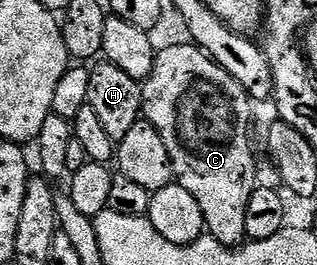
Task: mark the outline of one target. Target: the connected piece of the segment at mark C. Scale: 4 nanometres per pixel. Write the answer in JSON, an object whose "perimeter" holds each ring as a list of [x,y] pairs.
{"perimeter":[[[192,43],[184,44],[169,45],[166,49],[158,48],[156,50],[153,58],[153,70],[151,75],[145,78],[141,90],[143,117],[144,120],[153,124],[155,131],[159,131],[159,136],[163,138],[163,144],[167,147],[167,155],[171,155],[171,167],[173,168],[176,184],[187,187],[187,191],[191,191],[191,195],[195,195],[195,200],[197,200],[199,208],[203,211],[203,219],[205,220],[208,236],[219,239],[219,243],[224,245],[236,247],[246,240],[244,228],[246,226],[247,207],[252,193],[259,186],[259,180],[257,180],[257,157],[253,154],[253,108],[255,108],[255,105],[247,95],[247,91],[243,91],[243,87],[239,82],[231,79],[231,75],[227,75],[227,71],[223,71],[223,67],[219,67],[219,63],[215,63],[209,54],[202,51],[202,49],[198,49]]]}

